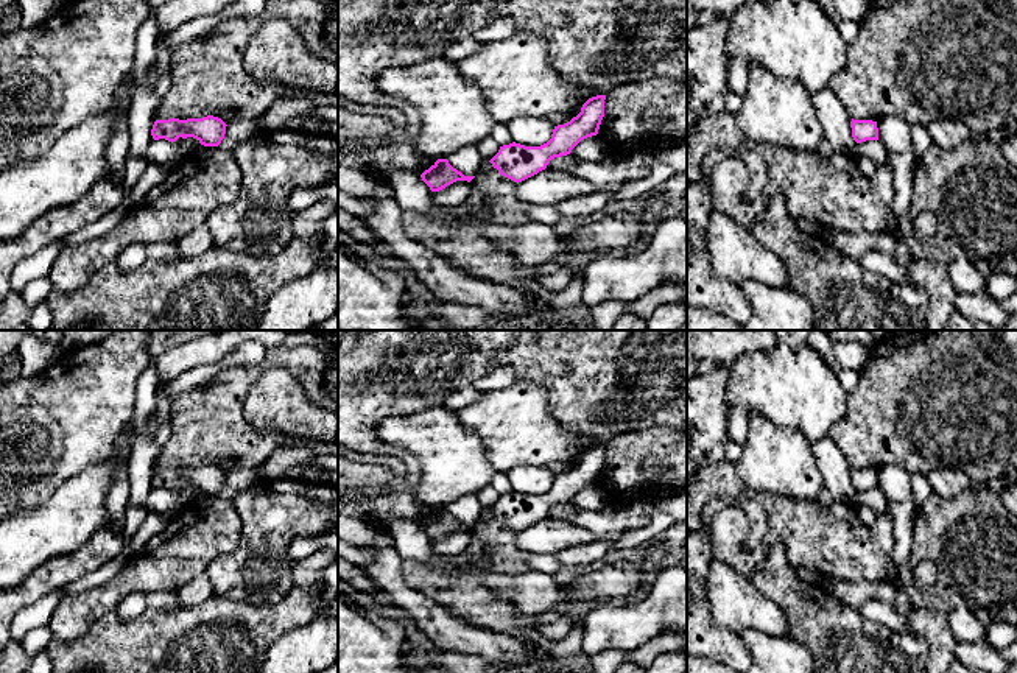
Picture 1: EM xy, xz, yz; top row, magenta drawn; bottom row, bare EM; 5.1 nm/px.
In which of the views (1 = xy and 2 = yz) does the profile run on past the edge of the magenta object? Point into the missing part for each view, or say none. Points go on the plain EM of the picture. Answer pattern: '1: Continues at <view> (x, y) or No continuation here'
1: No continuation here
2: No continuation here

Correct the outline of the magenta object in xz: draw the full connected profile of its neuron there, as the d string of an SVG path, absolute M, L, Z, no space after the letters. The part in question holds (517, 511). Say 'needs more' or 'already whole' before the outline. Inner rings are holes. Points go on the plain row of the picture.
already whole | M606 444L589 447L581 461L553 478L551 488L540 495L509 492L500 495L489 509L498 522L514 531L522 531L545 519L551 508L567 505L584 488L596 484L604 466Z

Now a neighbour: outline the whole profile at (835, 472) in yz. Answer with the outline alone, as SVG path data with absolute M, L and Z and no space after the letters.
M829 438L813 444L813 453L824 486L835 502L855 503L857 491L852 486L850 470L838 446Z

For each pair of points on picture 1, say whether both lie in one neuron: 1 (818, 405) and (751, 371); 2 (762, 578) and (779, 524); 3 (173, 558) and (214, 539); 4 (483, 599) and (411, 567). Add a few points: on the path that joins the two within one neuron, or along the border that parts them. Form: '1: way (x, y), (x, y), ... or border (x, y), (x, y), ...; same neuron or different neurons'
1: way (801, 391), (768, 382); same neuron
2: border (770, 546), (781, 546), (787, 561), (795, 569); different neurons
3: way (182, 549), (192, 539), (204, 539); same neuron
4: way (466, 594), (450, 580), (429, 578); same neuron

